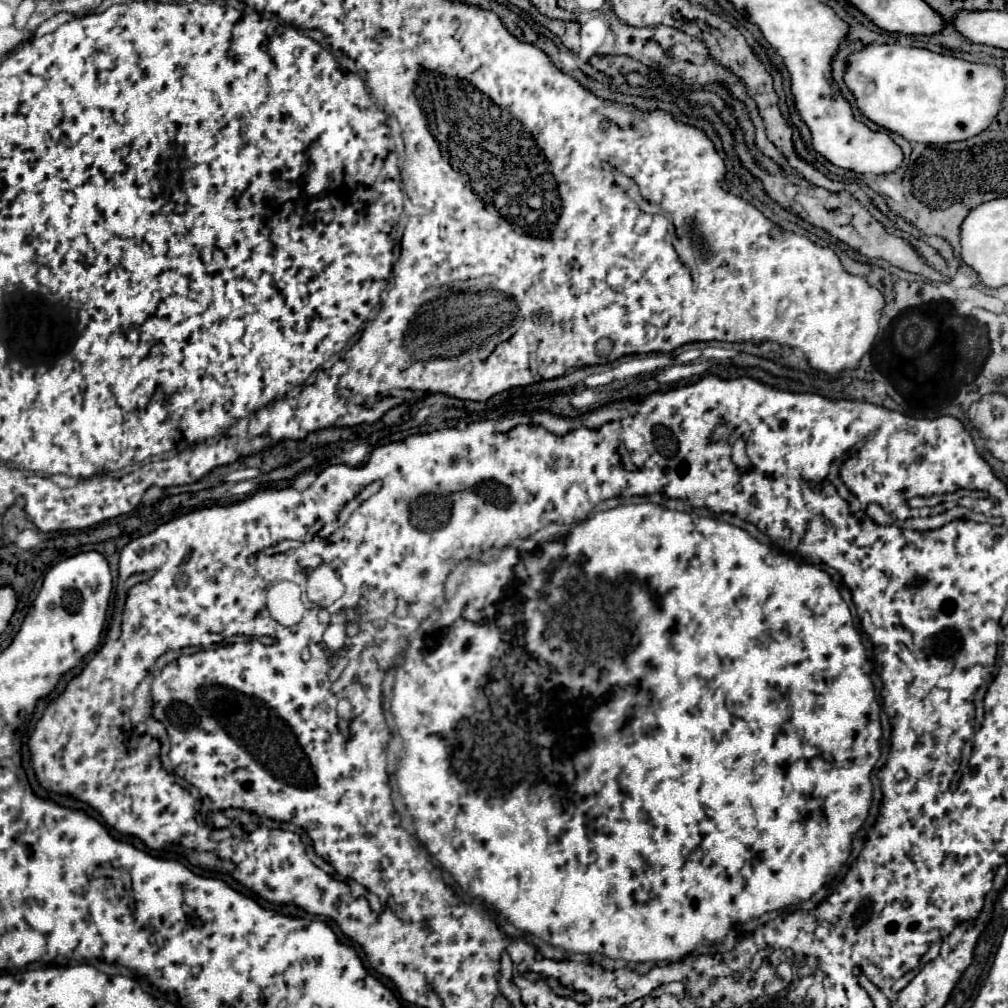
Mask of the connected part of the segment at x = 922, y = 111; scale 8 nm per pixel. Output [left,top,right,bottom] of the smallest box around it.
[843,43,1005,143]

